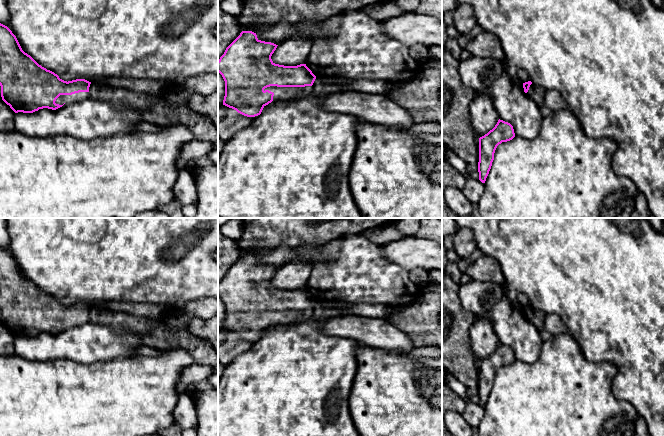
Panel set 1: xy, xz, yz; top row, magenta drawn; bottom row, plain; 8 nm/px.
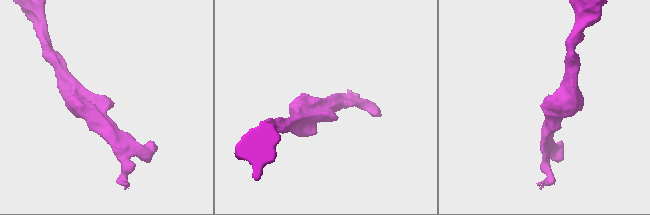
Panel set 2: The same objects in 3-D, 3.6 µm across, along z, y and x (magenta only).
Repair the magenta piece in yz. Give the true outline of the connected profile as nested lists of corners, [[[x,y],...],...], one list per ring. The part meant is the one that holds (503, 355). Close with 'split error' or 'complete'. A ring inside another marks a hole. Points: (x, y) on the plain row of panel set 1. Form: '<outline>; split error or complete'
[[[498,344],[495,351],[479,362],[479,404],[485,407],[494,384],[494,377],[499,368],[515,361],[513,350],[503,344]]]; complete

